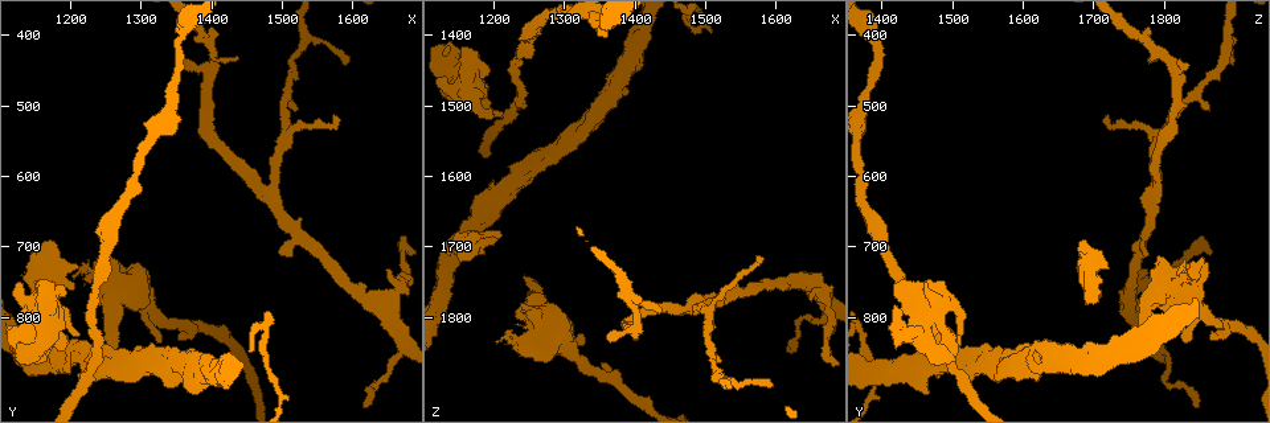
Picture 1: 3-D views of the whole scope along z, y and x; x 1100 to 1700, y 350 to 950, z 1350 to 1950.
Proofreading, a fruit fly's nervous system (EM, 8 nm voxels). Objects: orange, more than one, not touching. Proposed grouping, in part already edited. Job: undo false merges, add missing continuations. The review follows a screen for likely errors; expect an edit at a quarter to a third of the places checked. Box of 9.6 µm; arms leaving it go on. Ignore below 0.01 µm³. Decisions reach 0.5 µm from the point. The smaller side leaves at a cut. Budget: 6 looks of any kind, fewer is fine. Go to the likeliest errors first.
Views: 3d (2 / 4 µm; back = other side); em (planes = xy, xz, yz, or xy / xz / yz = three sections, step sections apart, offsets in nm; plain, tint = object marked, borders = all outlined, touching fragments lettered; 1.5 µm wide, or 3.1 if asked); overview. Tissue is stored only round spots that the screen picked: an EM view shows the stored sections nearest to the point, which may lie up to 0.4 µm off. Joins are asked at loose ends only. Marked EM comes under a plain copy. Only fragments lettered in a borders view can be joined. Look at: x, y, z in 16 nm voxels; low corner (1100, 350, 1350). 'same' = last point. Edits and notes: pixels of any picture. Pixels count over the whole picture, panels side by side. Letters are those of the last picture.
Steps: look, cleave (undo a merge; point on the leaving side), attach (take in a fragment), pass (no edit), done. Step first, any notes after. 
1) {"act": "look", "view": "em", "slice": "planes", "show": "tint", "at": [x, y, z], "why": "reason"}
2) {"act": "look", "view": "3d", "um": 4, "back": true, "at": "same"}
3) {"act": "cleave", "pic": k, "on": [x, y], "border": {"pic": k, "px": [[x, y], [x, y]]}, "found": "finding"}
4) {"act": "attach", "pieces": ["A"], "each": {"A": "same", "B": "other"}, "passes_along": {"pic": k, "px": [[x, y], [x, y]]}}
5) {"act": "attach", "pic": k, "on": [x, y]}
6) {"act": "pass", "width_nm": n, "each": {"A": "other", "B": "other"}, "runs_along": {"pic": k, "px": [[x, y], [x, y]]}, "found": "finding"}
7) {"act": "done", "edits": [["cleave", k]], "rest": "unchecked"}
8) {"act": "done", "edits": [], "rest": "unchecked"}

{"act": "look", "view": "em", "slice": "xy", "step": 8, "show": "borders", "at": [1195, 840, 1515], "why": "an open end"}

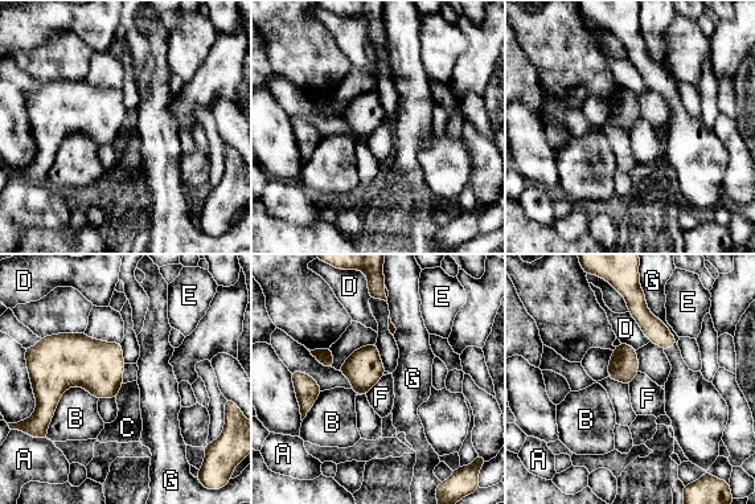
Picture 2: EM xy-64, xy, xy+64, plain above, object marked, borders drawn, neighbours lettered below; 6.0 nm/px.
{"act": "pass", "each": {"A": "other", "B": "other", "C": "other", "D": "other", "E": "other", "F": "other", "G": "other"}, "border": {"pic": 2, "px": [[384, 375], [365, 394]]}, "found": "none of them fits"}

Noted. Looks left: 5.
{"act": "look", "view": "3d", "um": 4, "at": [1370, 435, 1825], "why": "branch stops here"}

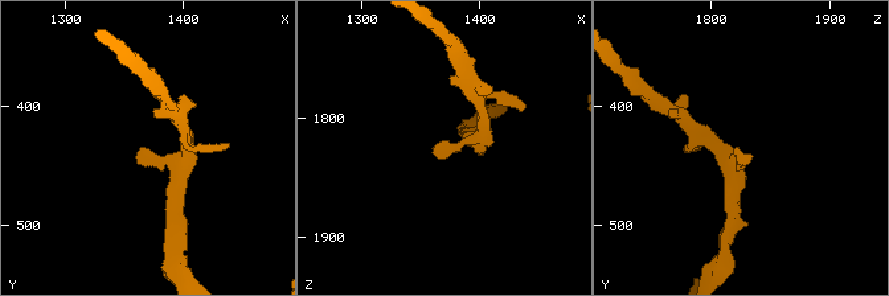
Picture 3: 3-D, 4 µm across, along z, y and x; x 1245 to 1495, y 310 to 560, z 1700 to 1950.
{"act": "look", "view": "em", "slice": "xz", "step": 4, "show": "borders", "at": [1364, 438, 1820], "why": "shape alone is not enough"}

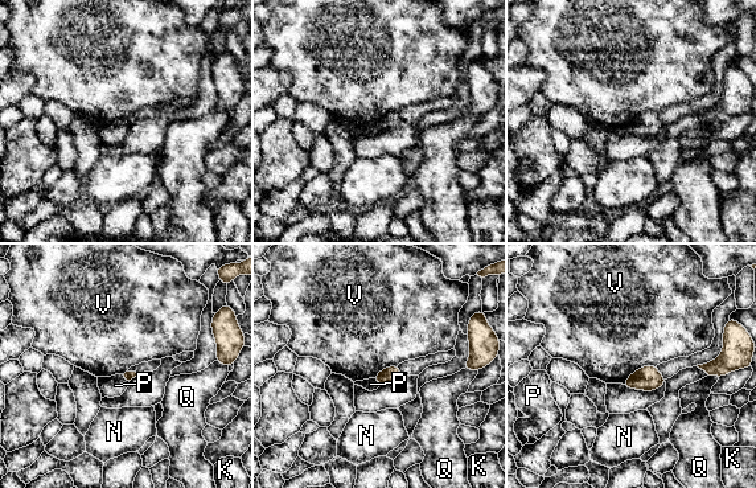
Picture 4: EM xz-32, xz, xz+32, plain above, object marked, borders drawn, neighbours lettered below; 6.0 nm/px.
{"act": "pass", "each": {"K": "other", "N": "other", "P": "other", "Q": "other", "V": "other"}, "border": {"pic": 4, "px": [[656, 365], [640, 366], [623, 384]]}, "found": "no lettered fragment goes on from it"}

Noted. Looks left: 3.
{"act": "look", "view": "3d", "um": 4, "at": [1675, 705, 1845], "why": "sharp bend"}

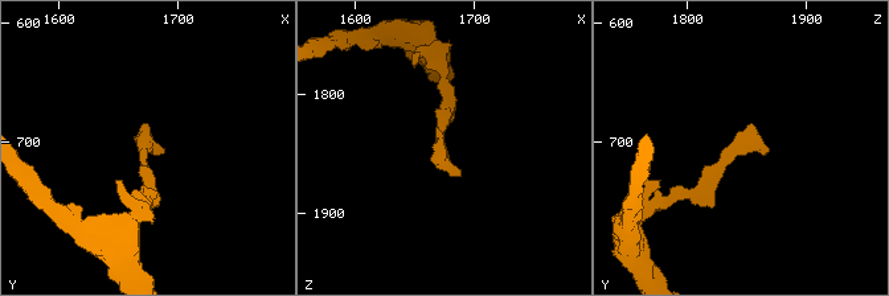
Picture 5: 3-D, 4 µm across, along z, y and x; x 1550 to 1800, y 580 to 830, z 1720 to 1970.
{"act": "look", "view": "em", "slice": "xz", "step": 8, "show": "tint", "at": [1672, 702, 1846]}

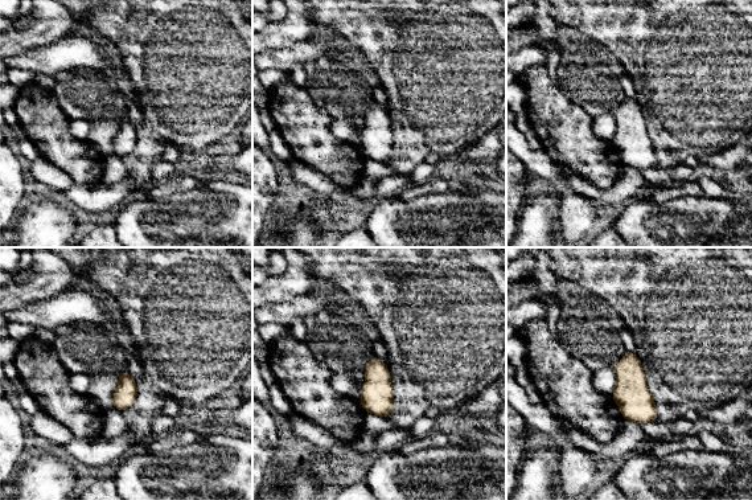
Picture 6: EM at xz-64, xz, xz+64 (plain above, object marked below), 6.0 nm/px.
{"act": "look", "view": "em", "slice": "planes", "show": "borders", "at": "same"}

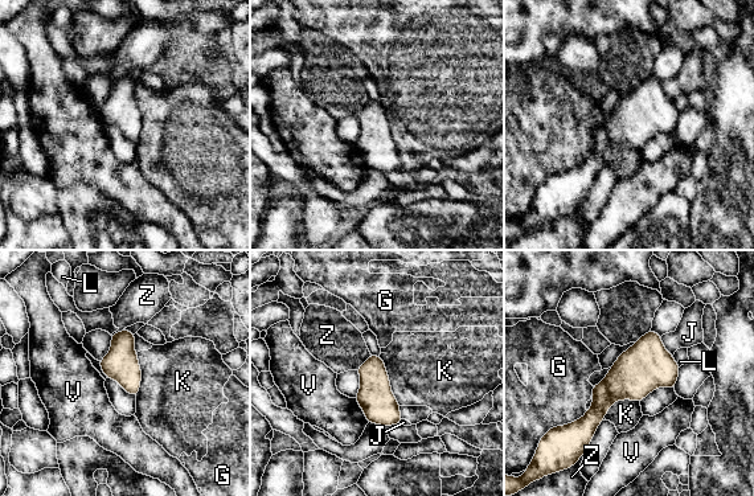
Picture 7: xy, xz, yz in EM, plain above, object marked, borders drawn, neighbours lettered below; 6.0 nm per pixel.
{"act": "pass", "each": {"G": "other", "J": "other", "K": "other", "L": "other", "V": "other", "Z": "other"}, "border": {"pic": 7, "px": [[380, 355], [390, 390], [401, 405]]}, "found": "one neuron here"}

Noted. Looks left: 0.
{"act": "done", "edits": [], "rest": "unchecked"}

